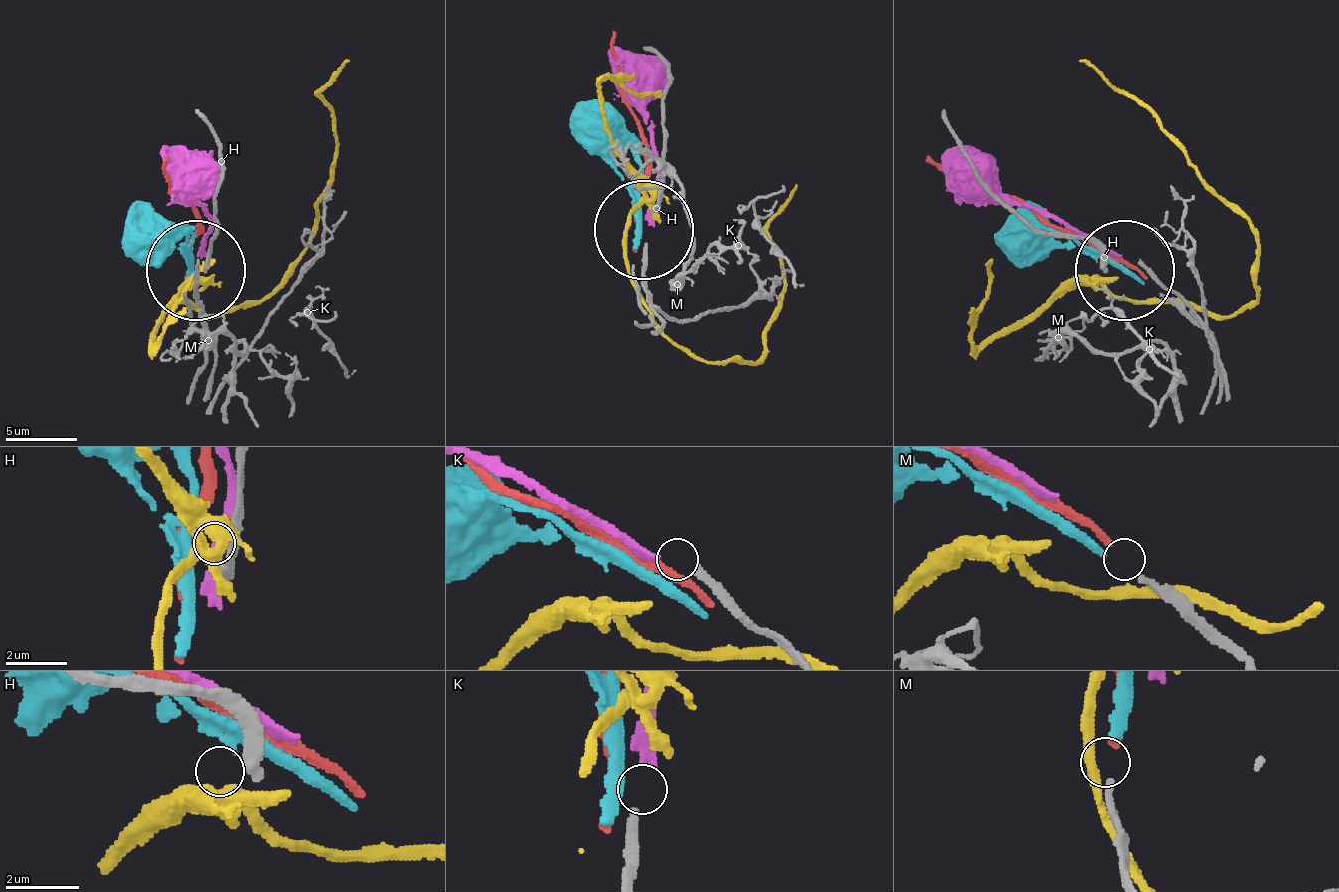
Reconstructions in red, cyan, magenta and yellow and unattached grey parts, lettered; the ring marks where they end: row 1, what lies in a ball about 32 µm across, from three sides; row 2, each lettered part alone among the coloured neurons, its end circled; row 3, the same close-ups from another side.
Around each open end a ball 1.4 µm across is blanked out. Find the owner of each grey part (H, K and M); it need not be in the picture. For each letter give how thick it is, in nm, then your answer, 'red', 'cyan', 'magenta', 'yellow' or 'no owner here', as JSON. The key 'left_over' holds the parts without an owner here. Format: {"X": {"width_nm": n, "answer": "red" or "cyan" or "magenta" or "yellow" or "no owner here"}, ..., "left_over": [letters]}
{"H": {"width_nm": 340, "answer": "no owner here"}, "K": {"width_nm": 280, "answer": "no owner here"}, "M": {"width_nm": 190, "answer": "cyan"}, "left_over": ["H", "K"]}

